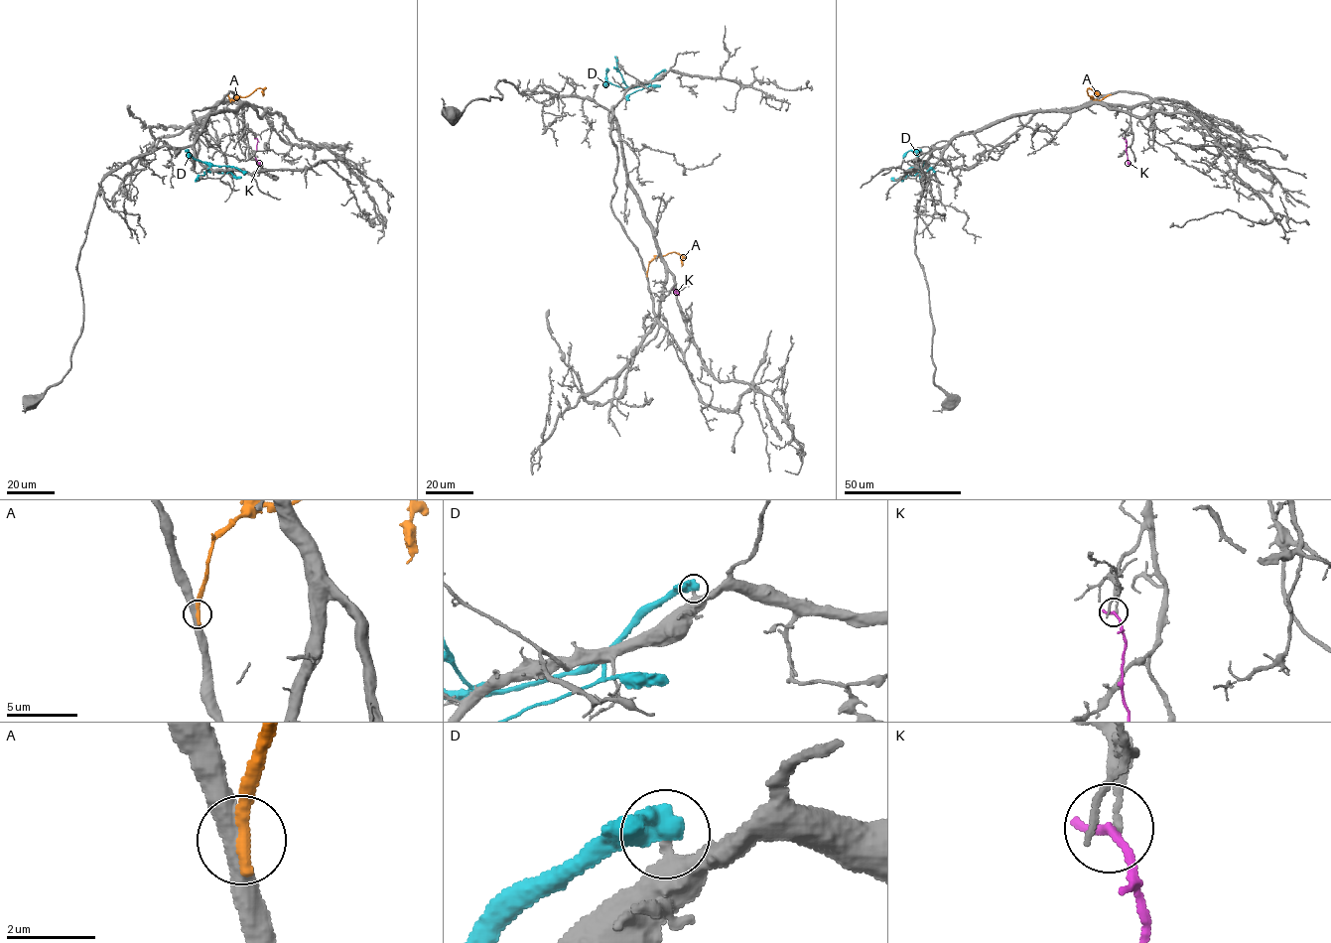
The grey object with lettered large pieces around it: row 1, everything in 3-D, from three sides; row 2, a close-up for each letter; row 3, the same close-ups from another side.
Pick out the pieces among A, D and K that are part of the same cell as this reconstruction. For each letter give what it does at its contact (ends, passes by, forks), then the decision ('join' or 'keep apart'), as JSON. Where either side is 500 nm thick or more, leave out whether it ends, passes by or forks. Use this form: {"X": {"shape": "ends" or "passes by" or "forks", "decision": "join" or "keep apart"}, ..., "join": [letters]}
{"A": {"shape": "ends", "decision": "keep apart"}, "D": {"decision": "keep apart"}, "K": {"shape": "ends", "decision": "keep apart"}, "join": []}

